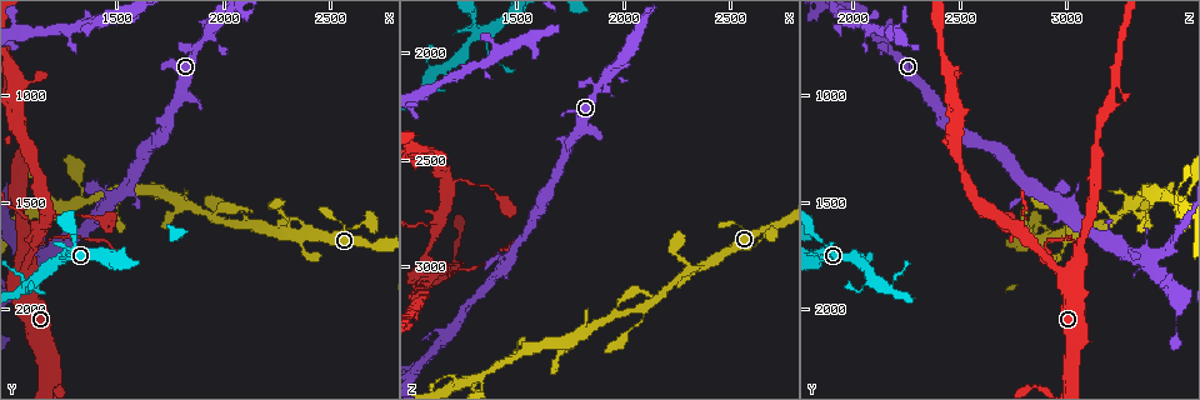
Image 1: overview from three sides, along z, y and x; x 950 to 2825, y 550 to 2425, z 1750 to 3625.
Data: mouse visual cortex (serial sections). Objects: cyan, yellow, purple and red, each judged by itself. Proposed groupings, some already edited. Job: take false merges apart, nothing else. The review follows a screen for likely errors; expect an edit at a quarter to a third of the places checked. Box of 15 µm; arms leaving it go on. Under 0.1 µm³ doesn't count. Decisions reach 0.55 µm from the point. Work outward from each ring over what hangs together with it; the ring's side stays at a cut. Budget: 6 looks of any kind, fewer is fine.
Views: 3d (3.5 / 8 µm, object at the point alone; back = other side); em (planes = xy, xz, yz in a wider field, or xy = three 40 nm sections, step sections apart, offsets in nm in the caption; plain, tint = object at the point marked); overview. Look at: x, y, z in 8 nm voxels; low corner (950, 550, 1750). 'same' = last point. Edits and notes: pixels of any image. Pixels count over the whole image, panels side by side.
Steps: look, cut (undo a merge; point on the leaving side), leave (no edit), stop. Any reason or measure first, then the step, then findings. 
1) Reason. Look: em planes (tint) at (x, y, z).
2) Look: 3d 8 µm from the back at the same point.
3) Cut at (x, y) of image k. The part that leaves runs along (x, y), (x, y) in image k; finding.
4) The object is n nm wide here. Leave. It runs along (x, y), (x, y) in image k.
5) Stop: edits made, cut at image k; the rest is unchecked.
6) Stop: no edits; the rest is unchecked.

Thick turns thin. Look: 3d 3.5 µm at (1180, 1690, 3030).

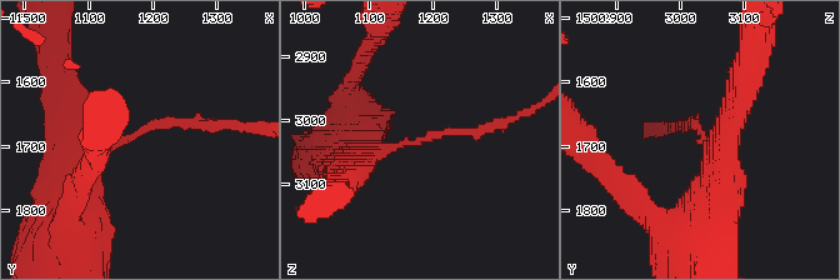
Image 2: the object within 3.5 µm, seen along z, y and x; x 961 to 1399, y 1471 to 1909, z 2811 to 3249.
The arms are 150, 400 nm wide. Look: em xy step 2 (tint) at (1170, 1685, 3035).

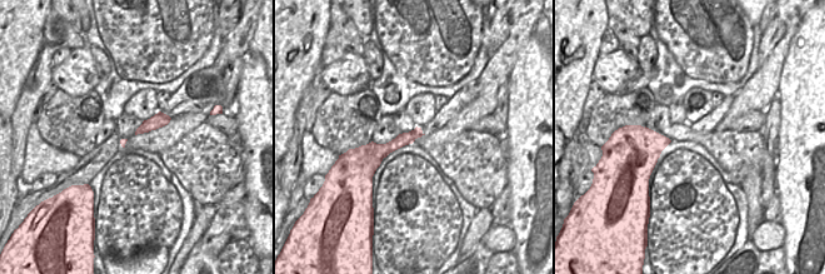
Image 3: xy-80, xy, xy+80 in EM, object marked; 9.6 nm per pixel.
Look: em xy step 3 (tint) at the same point.

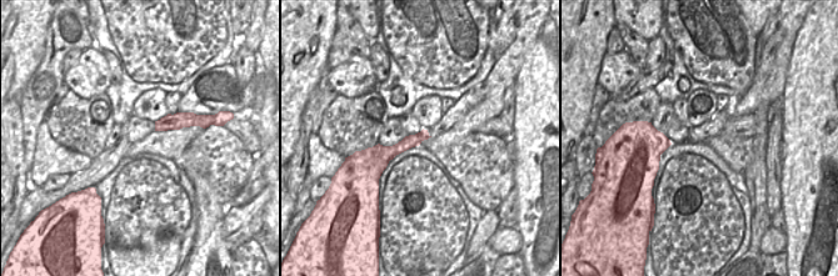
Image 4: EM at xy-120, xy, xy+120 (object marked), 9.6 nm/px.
Leave. It runs along (425, 135), (392, 151), (368, 151) in image 4; all the same cell.

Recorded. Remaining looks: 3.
Side arm on a straight run. Look: 3d 3.5 µm at (1100, 1790, 3400).

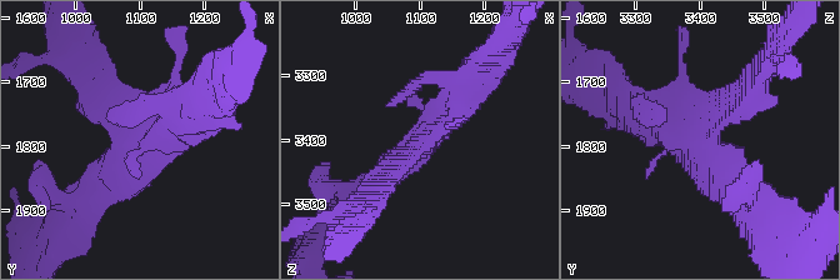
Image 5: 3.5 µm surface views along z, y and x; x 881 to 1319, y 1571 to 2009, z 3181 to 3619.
Look: em planes (tint) at (1105, 1795, 3400).

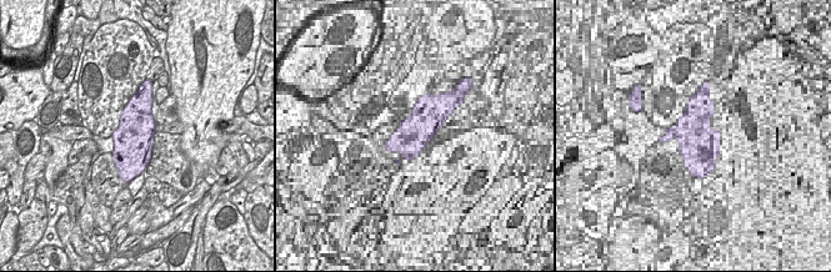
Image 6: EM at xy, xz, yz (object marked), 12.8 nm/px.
Cut it another way. Look: em xy step 5 (tint) at the same point.

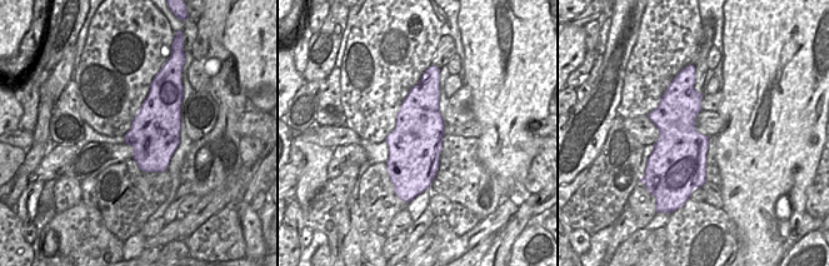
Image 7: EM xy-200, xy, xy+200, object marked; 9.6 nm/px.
Leave. It runs along (475, 80), (375, 186) in image 5; all the same cell.

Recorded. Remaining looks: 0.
Stop: no edits; the rest is unchecked.

